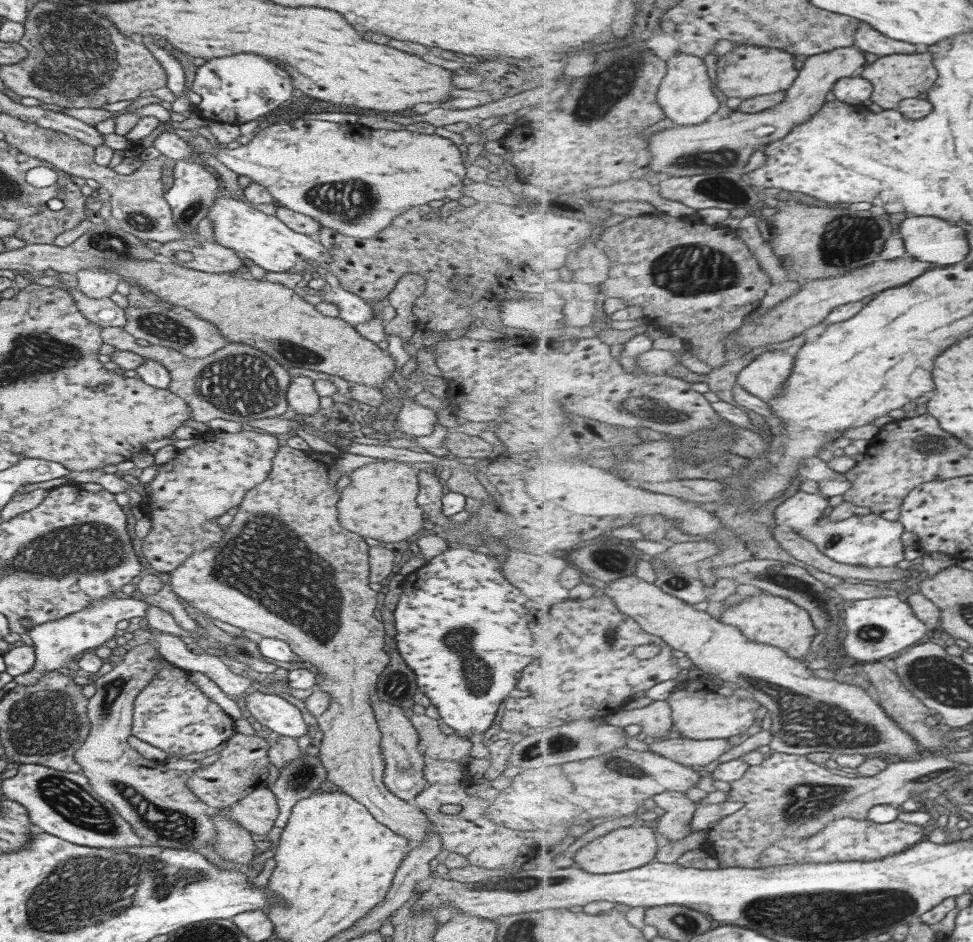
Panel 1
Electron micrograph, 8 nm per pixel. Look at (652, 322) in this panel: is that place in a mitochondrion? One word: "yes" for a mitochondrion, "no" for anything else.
no

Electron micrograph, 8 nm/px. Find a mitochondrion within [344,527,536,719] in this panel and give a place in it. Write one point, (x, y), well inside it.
(477, 674)

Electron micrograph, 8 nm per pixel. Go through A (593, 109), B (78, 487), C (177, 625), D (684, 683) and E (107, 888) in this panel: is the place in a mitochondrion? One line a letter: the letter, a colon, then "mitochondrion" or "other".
A: mitochondrion
B: other
C: other
D: other
E: mitochondrion

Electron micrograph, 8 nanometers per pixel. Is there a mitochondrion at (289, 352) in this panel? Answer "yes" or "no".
yes

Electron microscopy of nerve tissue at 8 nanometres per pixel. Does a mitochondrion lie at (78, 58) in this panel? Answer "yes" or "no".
yes

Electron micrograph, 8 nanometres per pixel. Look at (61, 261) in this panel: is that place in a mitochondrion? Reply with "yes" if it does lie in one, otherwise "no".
no

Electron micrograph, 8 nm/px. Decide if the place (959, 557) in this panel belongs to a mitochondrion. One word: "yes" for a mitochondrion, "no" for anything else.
no

